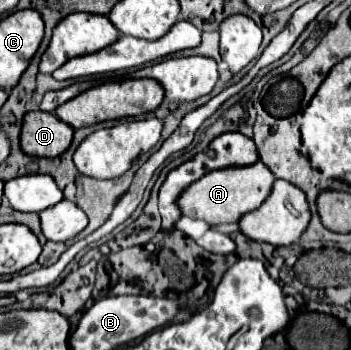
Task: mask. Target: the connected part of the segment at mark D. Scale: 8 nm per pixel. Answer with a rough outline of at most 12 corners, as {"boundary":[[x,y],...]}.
{"boundary":[[54,113],[24,115],[20,149],[58,157],[74,129]]}

